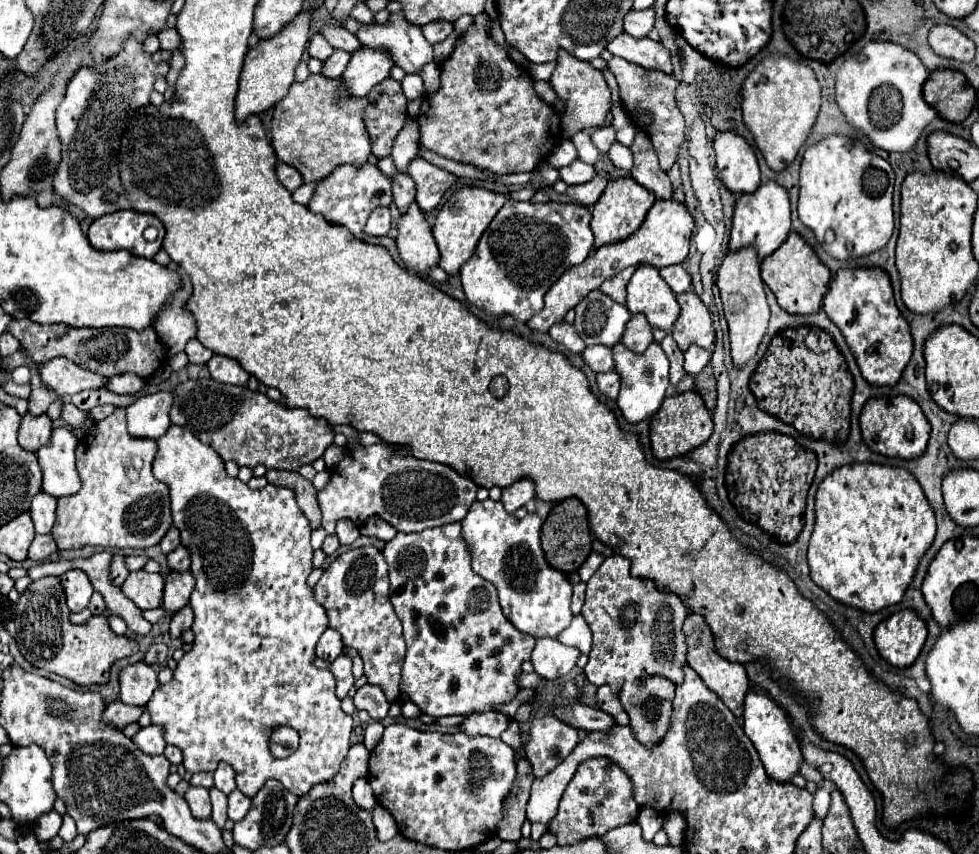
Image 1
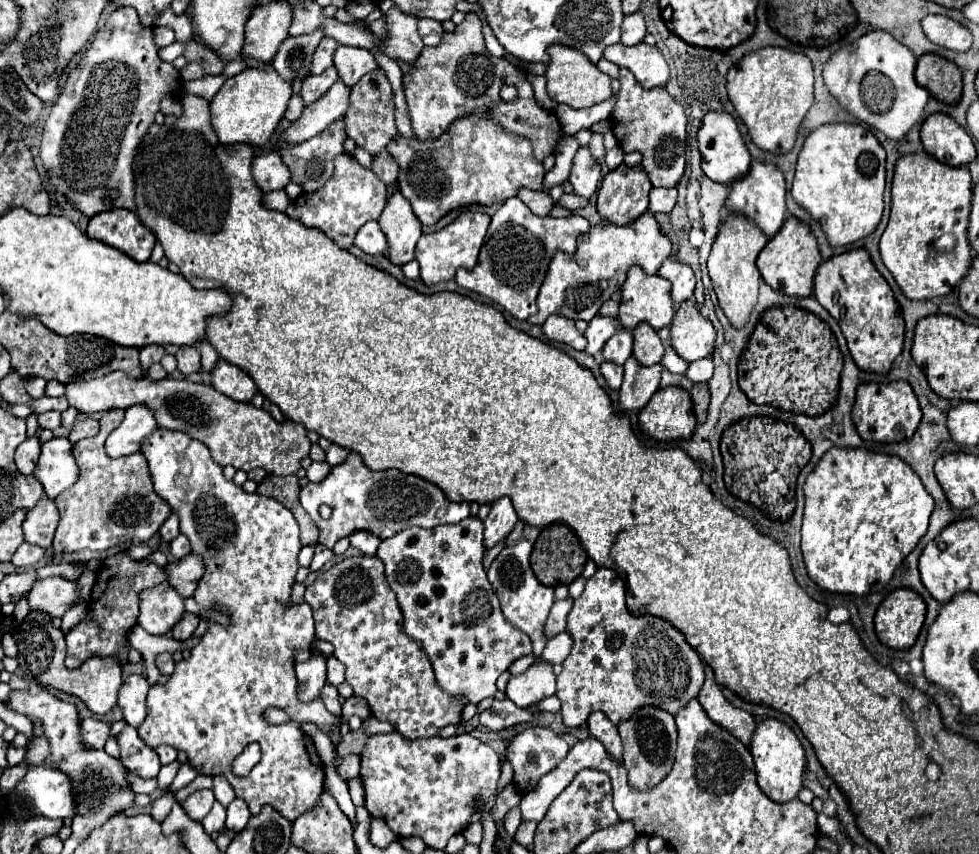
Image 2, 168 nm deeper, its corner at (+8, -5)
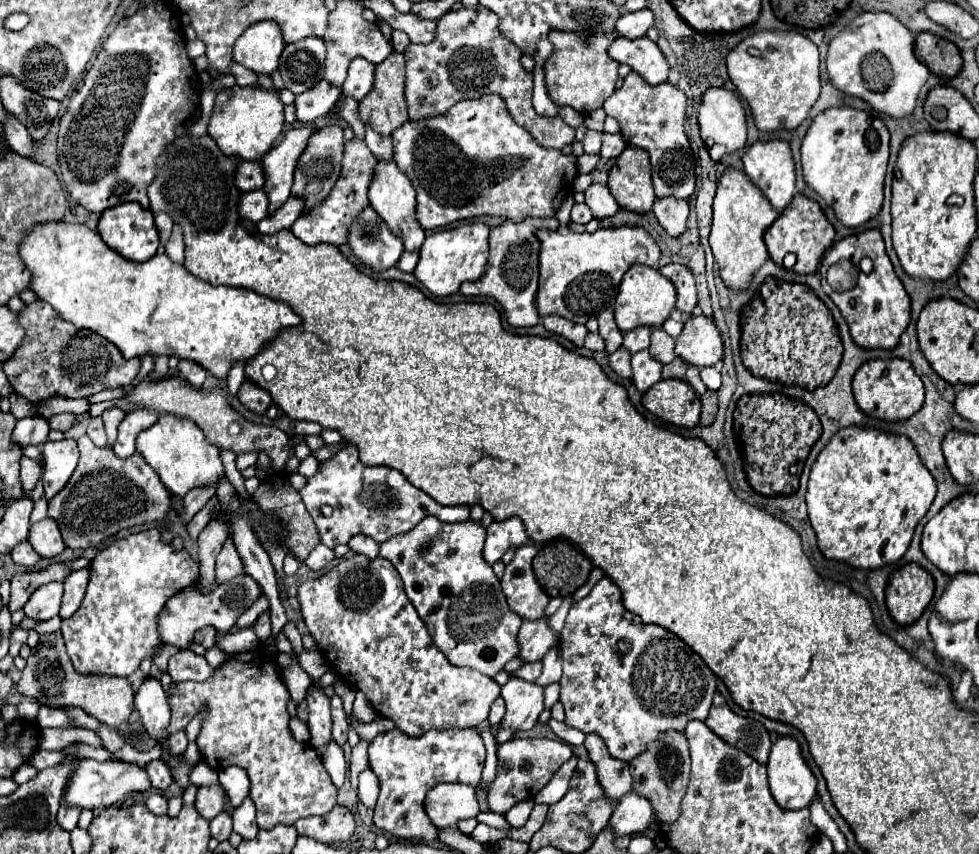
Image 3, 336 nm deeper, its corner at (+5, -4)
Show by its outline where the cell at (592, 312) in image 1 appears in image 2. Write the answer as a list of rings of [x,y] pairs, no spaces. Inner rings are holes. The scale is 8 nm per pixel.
[[[596,315],[592,321],[590,321],[590,325],[588,325],[588,329],[586,329],[586,339],[588,339],[588,345],[586,345],[586,353],[588,355],[596,355],[596,353],[600,353],[602,351],[602,347],[604,347],[604,343],[616,333],[616,331],[620,331],[622,327],[620,327],[620,321],[618,319],[606,319],[606,317],[602,317],[602,315]]]

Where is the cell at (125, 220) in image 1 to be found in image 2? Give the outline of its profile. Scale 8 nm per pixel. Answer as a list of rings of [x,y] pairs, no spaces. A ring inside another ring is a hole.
[[[112,209],[94,215],[88,223],[88,235],[120,249],[134,261],[148,261],[156,243],[154,233],[128,209]]]

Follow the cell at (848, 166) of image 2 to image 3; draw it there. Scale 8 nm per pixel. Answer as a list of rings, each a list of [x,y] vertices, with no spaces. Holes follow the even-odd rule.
[[[829,108],[809,126],[801,144],[803,180],[829,204],[837,220],[857,228],[881,212],[883,180],[889,162],[889,132],[879,118],[853,108]]]

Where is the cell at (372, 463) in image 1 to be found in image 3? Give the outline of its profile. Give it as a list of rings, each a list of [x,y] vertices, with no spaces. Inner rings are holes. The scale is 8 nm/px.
[[[353,444],[341,450],[341,454],[335,454],[331,460],[321,462],[317,474],[307,478],[307,484],[299,490],[299,494],[319,528],[321,542],[329,548],[347,544],[355,534],[367,534],[381,544],[395,534],[409,532],[427,516],[435,516],[441,522],[463,522],[469,518],[467,506],[441,506],[429,494],[415,488],[397,470],[385,466],[365,466]],[[323,504],[333,508],[329,518],[321,514]]]

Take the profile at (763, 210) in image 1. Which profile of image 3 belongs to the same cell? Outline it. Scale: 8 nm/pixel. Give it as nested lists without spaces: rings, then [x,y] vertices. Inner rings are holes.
[[[783,140],[755,142],[743,156],[747,178],[763,192],[763,196],[771,202],[777,212],[783,212],[791,198],[795,196],[795,166],[791,158],[791,148]]]

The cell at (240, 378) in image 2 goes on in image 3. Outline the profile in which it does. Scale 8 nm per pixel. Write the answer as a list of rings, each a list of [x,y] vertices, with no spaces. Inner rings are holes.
[[[243,380],[239,392],[237,392],[237,398],[241,400],[241,404],[251,410],[251,412],[257,412],[257,414],[265,414],[265,410],[269,408],[271,404],[271,396],[267,390],[259,388],[257,384],[251,384],[249,380]]]

